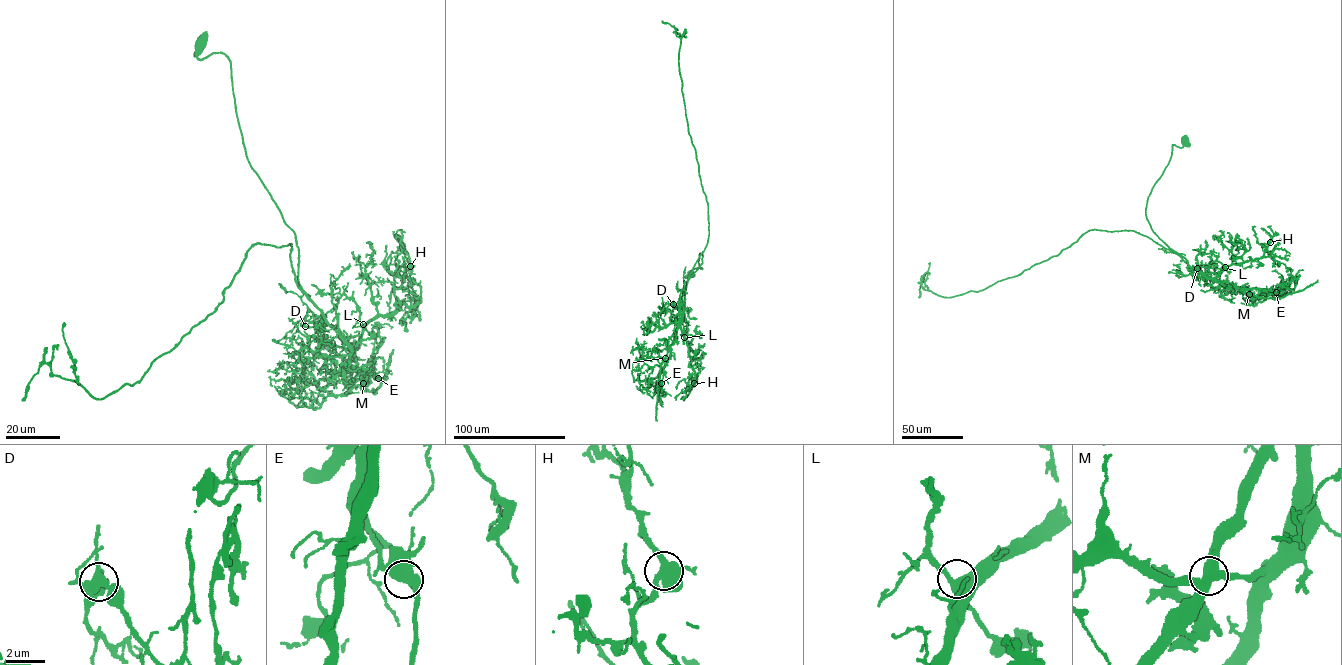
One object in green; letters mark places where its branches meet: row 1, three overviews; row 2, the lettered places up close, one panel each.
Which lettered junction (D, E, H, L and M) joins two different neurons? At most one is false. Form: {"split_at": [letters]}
{"split_at": ["M"]}

